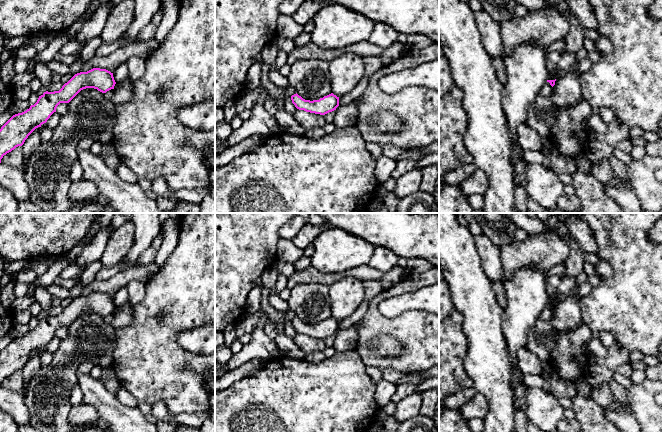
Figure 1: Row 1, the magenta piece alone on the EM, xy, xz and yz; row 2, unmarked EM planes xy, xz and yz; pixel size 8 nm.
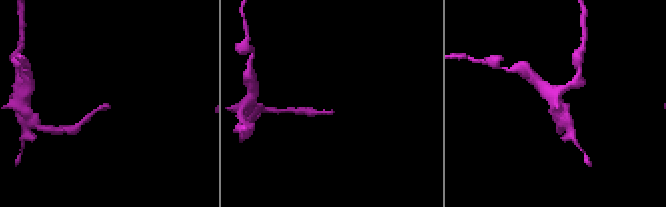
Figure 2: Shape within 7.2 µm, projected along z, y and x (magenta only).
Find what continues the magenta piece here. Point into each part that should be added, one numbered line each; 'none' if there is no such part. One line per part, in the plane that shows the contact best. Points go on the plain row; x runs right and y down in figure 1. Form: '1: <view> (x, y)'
none

